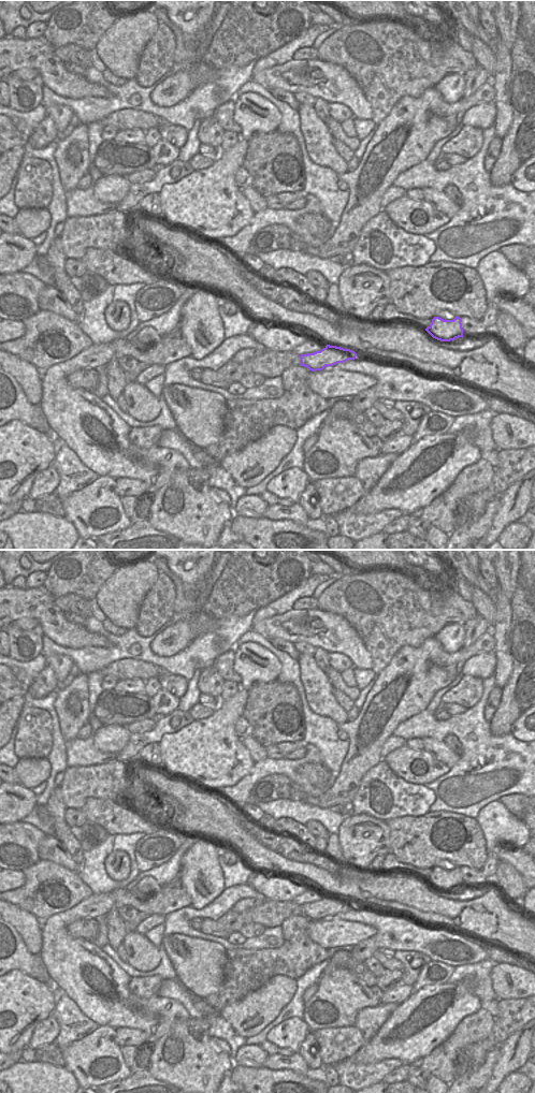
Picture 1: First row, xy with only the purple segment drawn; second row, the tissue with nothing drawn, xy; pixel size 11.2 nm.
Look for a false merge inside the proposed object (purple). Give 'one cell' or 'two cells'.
one cell

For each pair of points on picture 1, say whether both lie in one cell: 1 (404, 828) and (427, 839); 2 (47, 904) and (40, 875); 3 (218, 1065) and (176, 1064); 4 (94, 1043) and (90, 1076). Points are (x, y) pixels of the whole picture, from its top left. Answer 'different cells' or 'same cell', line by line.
1: same cell
2: same cell
3: same cell
4: same cell

